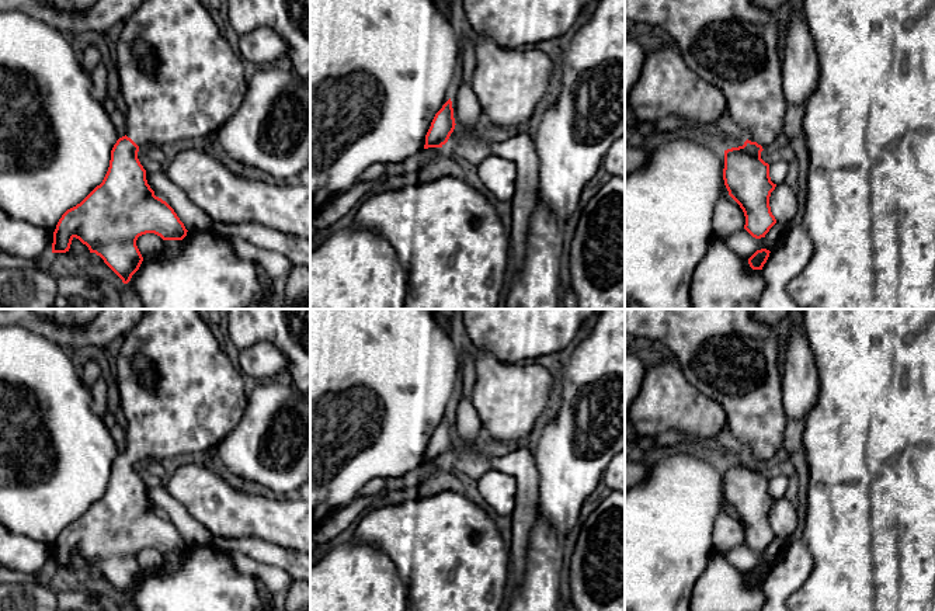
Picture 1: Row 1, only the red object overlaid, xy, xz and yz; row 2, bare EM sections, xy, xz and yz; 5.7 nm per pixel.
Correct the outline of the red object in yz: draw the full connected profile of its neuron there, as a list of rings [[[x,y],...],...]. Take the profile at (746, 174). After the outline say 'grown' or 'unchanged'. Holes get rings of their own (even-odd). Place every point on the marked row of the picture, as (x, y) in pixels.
[[[625,0],[625,20],[664,34],[678,48],[687,66],[724,96],[729,114],[747,138],[743,146],[724,150],[724,185],[744,212],[744,229],[755,239],[765,237],[776,223],[769,206],[769,197],[776,184],[771,181],[769,164],[761,159],[761,152],[776,149],[783,140],[783,25],[778,22],[774,11],[755,6],[752,0]]]; grown

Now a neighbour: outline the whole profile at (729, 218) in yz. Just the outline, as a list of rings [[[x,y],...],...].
[[[722,197],[713,211],[713,237],[726,240],[727,236],[744,229],[745,216],[740,205],[730,197]]]

